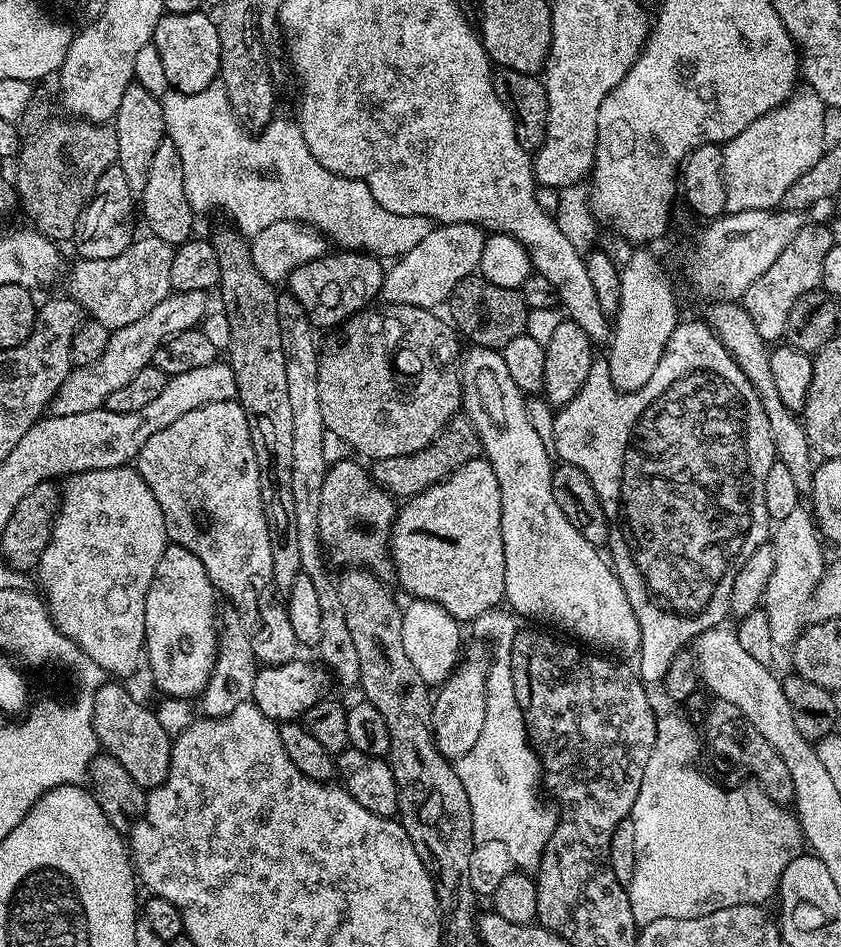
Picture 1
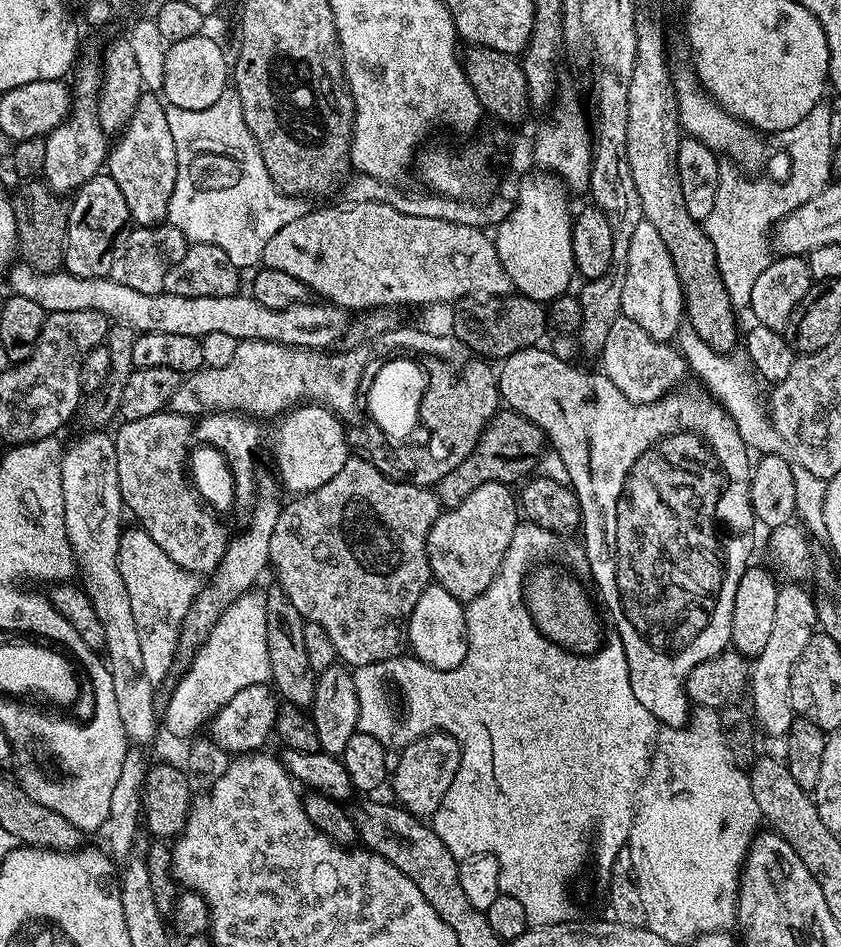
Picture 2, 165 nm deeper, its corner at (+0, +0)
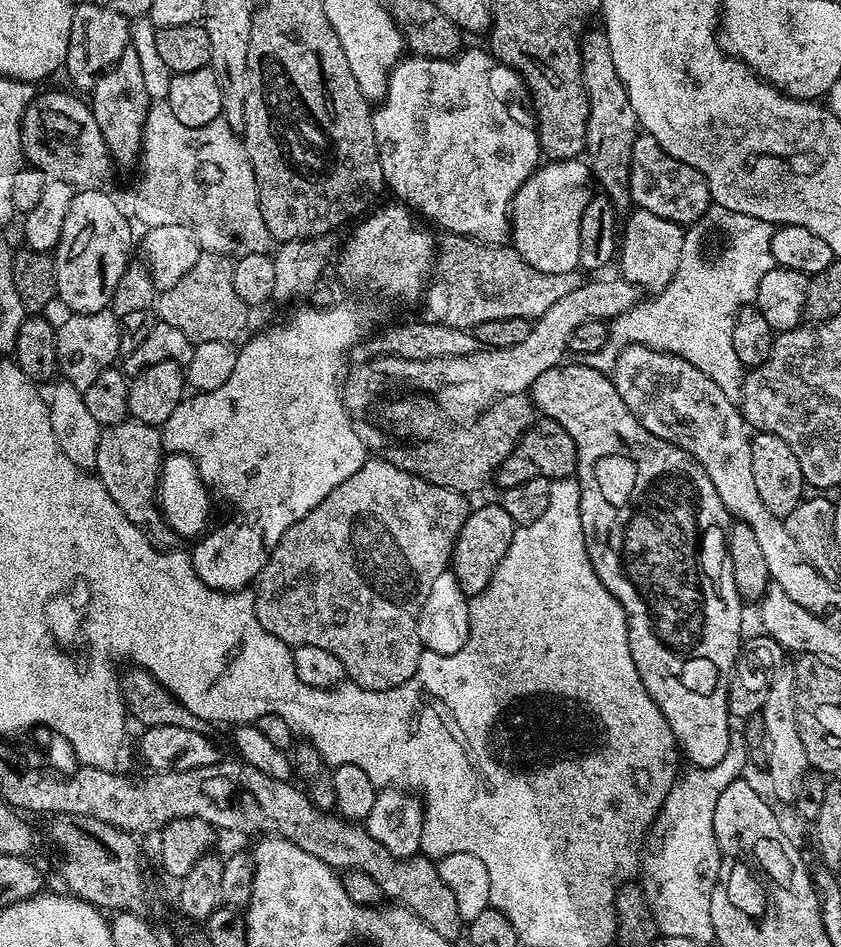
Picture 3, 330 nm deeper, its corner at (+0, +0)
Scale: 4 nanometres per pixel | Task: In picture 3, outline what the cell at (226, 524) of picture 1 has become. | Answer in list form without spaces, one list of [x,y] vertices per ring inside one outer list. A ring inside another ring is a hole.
[[[125,418],[118,424],[101,427],[94,472],[100,477],[102,486],[106,486],[110,498],[118,502],[118,510],[122,510],[122,514],[126,514],[134,526],[143,528],[157,545],[172,546],[178,536],[168,527],[158,507],[160,468],[165,456],[164,438],[157,425]]]

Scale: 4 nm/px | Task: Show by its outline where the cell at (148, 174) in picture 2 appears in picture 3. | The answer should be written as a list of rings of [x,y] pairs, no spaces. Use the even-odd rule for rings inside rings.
[[[130,46],[126,50],[122,50],[122,56],[118,58],[118,62],[114,62],[112,68],[107,68],[105,72],[101,72],[97,76],[96,84],[90,90],[90,96],[92,96],[90,107],[94,114],[94,122],[98,122],[98,130],[102,130],[102,138],[108,147],[109,156],[117,165],[135,165],[139,161],[142,151],[144,127],[146,126],[146,118],[150,107],[150,101],[146,94],[146,85],[142,79],[142,65],[138,62],[138,50],[134,50]]]

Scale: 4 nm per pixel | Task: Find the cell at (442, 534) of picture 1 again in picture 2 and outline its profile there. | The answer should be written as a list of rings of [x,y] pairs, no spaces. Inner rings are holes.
[[[486,482],[458,506],[441,511],[428,535],[428,561],[435,583],[441,584],[454,598],[467,602],[478,598],[498,574],[498,566],[518,527],[518,496],[509,485]]]

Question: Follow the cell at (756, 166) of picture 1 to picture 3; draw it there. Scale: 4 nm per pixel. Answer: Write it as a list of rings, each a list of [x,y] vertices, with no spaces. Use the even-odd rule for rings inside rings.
[[[713,207],[710,221],[724,235],[724,249],[713,260],[700,253],[700,236],[696,230],[684,233],[682,258],[674,278],[661,292],[648,301],[638,302],[630,310],[618,314],[608,324],[606,346],[585,352],[582,362],[594,370],[611,374],[618,354],[632,344],[641,344],[659,352],[680,356],[690,366],[702,370],[710,382],[718,382],[726,398],[739,401],[746,369],[734,354],[734,322],[740,309],[747,308],[758,294],[758,282],[774,266],[772,259],[773,225],[746,214]]]

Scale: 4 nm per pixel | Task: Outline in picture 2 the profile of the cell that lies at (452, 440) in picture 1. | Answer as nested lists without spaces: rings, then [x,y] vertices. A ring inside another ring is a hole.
[[[501,410],[490,418],[490,422],[482,430],[476,449],[462,463],[454,466],[454,470],[435,481],[436,497],[445,509],[449,509],[470,498],[470,494],[474,494],[474,490],[478,490],[478,486],[486,482],[515,485],[515,480],[523,481],[537,467],[545,448],[544,431],[534,426],[530,418],[511,410]]]

